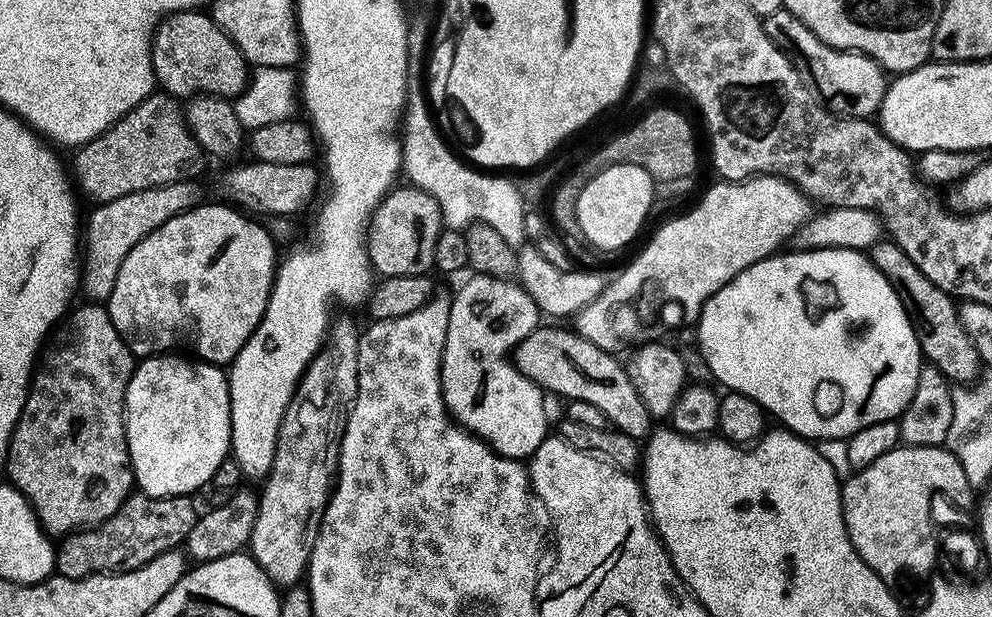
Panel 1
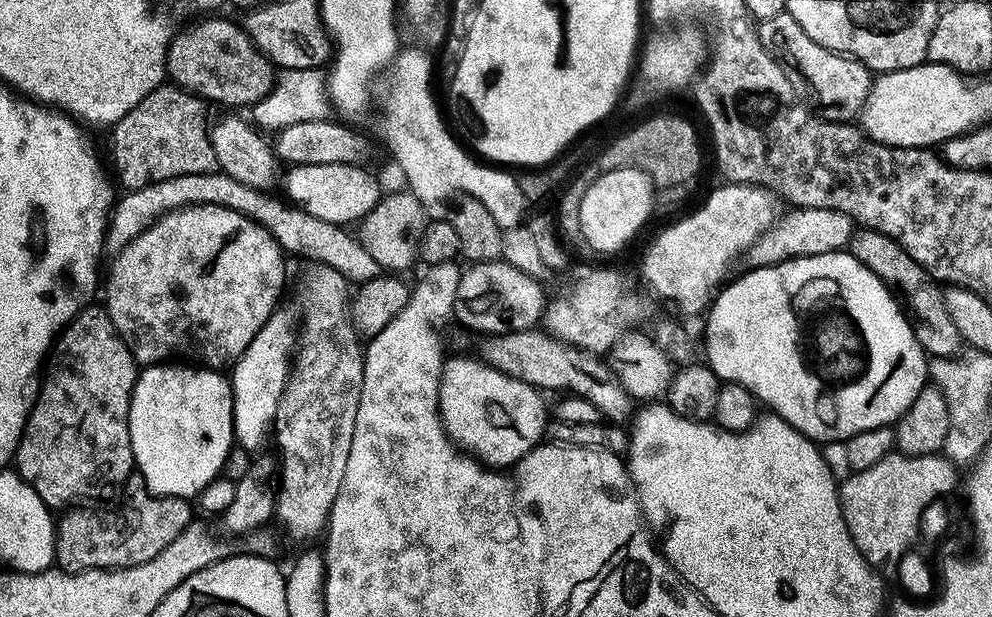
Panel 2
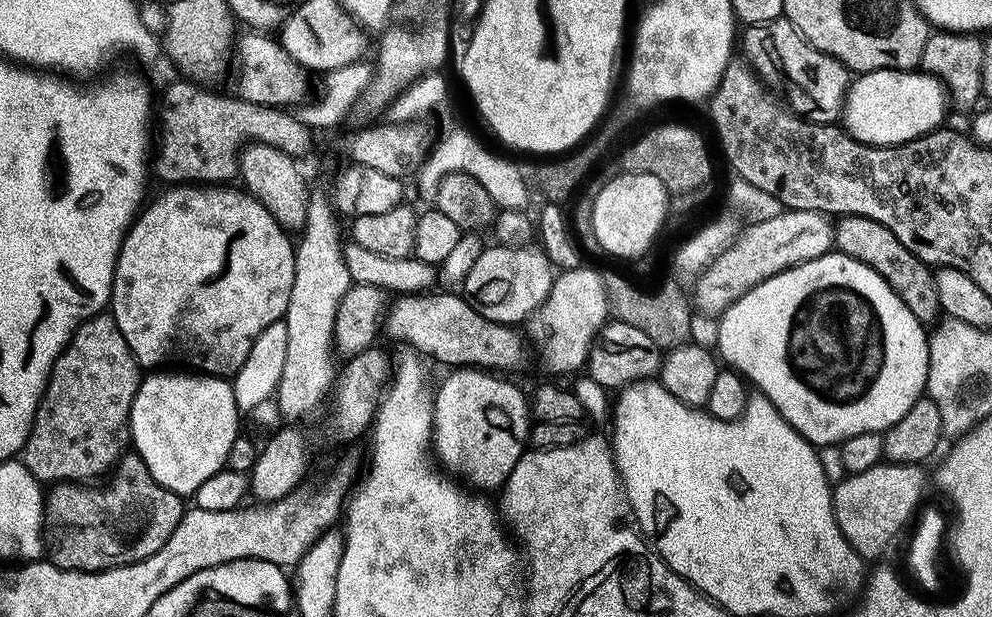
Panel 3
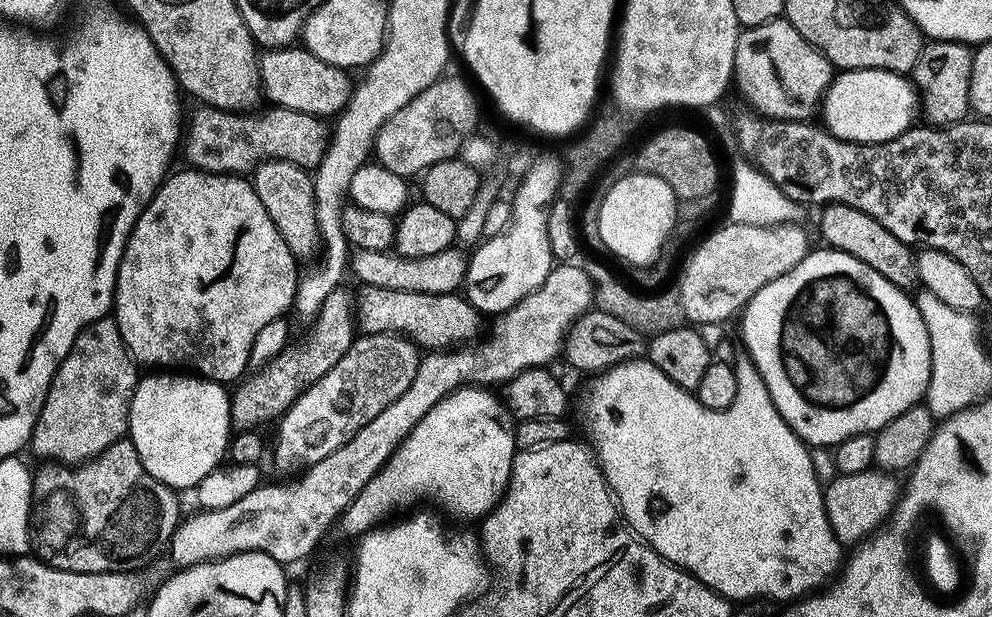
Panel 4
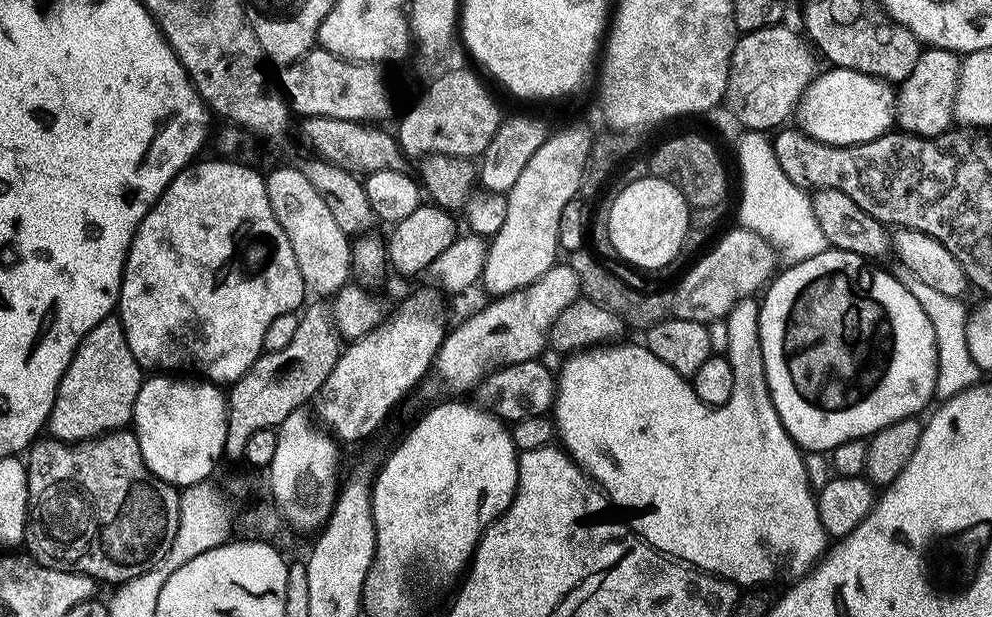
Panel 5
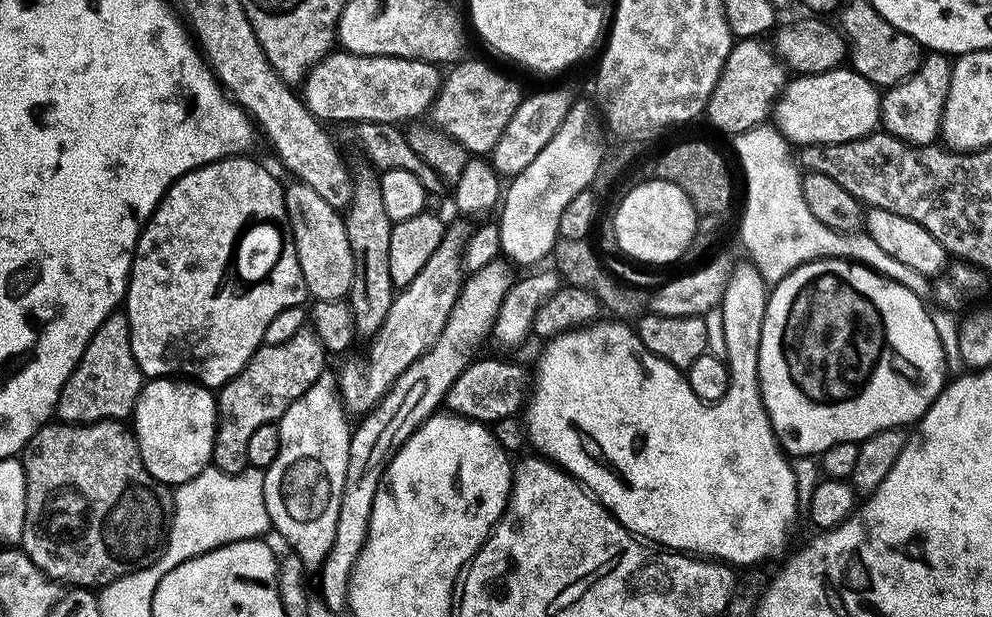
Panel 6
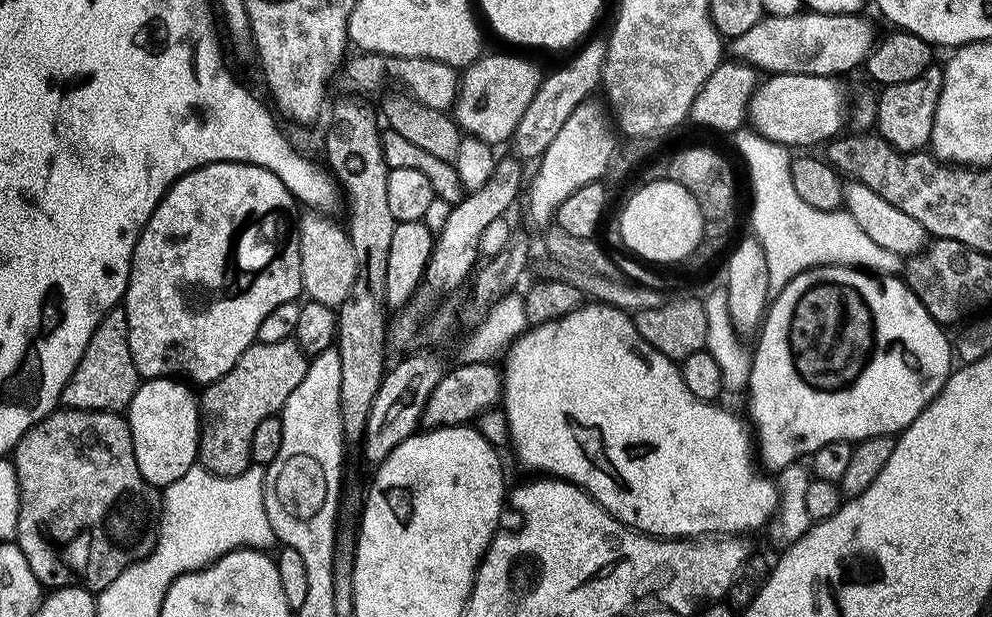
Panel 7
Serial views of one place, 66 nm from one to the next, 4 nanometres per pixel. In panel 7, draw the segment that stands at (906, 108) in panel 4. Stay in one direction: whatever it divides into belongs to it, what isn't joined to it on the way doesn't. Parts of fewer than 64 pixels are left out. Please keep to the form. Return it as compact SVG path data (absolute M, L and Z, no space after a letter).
M772 74L765 80L768 80L765 84L764 81L757 83L752 93L747 119L751 127L766 139L785 146L823 145L831 141L841 131L839 128L846 124L844 92L840 89L839 79L806 74Z

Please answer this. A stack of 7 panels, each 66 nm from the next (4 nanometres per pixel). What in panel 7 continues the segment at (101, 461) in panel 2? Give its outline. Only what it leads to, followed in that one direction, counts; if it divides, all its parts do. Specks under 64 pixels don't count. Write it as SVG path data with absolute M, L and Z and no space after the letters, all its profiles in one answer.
M117 306L104 315L102 322L98 322L90 338L90 346L86 346L86 354L82 354L82 362L78 362L70 382L66 382L62 390L60 404L74 410L123 413L141 382L140 371L134 366L134 358L130 354L128 319L123 307Z

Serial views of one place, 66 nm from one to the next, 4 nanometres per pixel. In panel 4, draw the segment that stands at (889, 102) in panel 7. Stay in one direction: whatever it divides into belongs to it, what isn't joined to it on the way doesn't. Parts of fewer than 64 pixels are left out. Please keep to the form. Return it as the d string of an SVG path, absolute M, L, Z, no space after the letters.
M933 40L925 43L924 49L918 54L918 62L914 62L910 79L918 93L918 104L922 109L922 116L925 116L927 123L932 126L947 126L949 124L961 123L970 112L970 74L972 73L972 53L973 49L966 44L960 44L957 40Z

